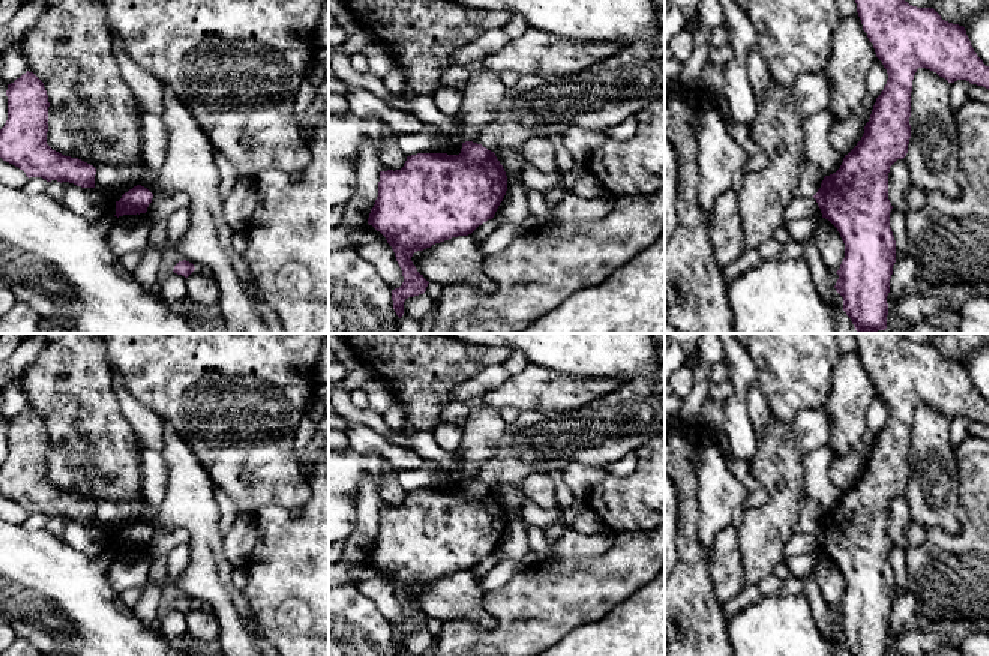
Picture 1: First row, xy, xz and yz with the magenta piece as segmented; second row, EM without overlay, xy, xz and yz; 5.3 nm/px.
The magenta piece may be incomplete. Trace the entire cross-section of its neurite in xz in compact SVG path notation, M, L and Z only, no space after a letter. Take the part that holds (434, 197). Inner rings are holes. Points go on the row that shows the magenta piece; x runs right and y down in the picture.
M473 141L462 143L459 155L417 153L407 156L401 170L380 171L378 197L368 224L386 237L402 270L402 285L392 290L393 309L399 318L404 315L404 302L423 294L429 284L413 264L413 254L471 234L494 218L506 191L507 176L495 153Z

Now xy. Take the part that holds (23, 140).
M26 72L8 84L8 120L0 129L0 158L30 177L95 188L96 168L47 144L48 95L44 83Z

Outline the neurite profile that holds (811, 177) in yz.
M804 162L801 165L795 197L813 197L821 188L824 177L825 176L815 165Z

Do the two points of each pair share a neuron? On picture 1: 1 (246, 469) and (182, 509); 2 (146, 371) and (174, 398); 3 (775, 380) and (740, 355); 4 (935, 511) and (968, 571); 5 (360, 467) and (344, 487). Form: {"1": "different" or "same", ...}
{"1": "different", "2": "same", "3": "different", "4": "different", "5": "same"}

